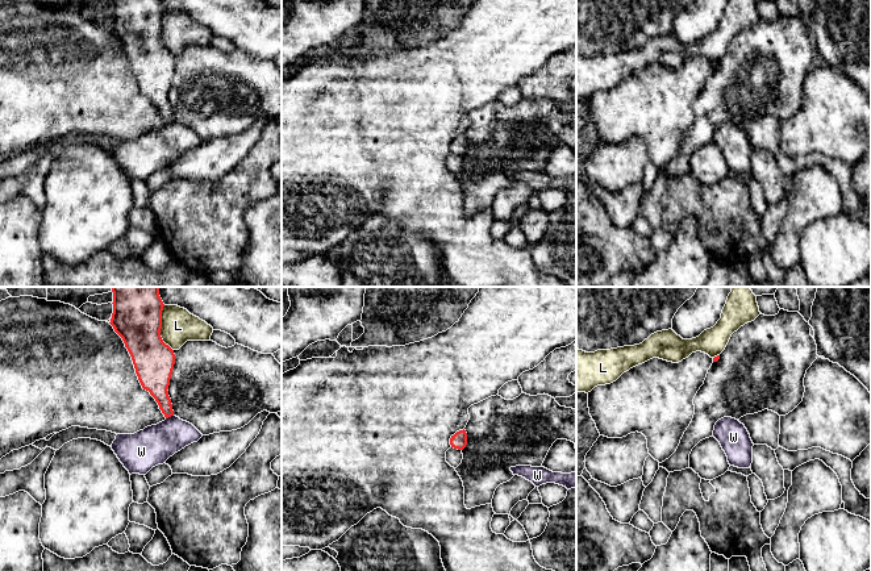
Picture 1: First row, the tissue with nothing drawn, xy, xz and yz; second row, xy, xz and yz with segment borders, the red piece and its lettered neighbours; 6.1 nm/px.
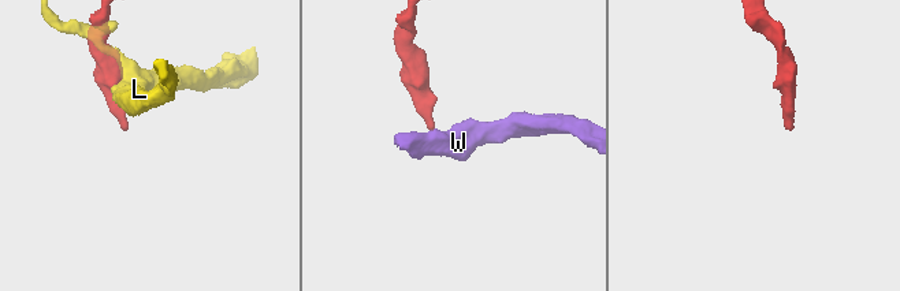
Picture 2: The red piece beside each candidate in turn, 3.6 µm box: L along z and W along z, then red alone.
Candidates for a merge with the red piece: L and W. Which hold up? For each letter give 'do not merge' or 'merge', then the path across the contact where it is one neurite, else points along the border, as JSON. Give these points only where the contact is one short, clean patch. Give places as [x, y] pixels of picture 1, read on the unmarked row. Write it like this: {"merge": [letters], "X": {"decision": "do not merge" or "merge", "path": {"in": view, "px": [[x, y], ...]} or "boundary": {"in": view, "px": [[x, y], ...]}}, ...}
{"merge": [], "L": {"decision": "do not merge"}, "W": {"decision": "do not merge", "boundary": {"in": "xy", "px": [[173, 120], [166, 124]]}}}

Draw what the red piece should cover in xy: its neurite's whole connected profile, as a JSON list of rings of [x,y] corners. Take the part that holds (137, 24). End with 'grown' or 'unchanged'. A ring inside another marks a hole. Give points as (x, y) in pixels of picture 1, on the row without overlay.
[[[113,0],[111,30],[122,43],[143,95],[149,96],[166,124],[174,121],[168,91],[175,70],[174,55],[161,42],[163,7],[159,0]]]; unchanged

